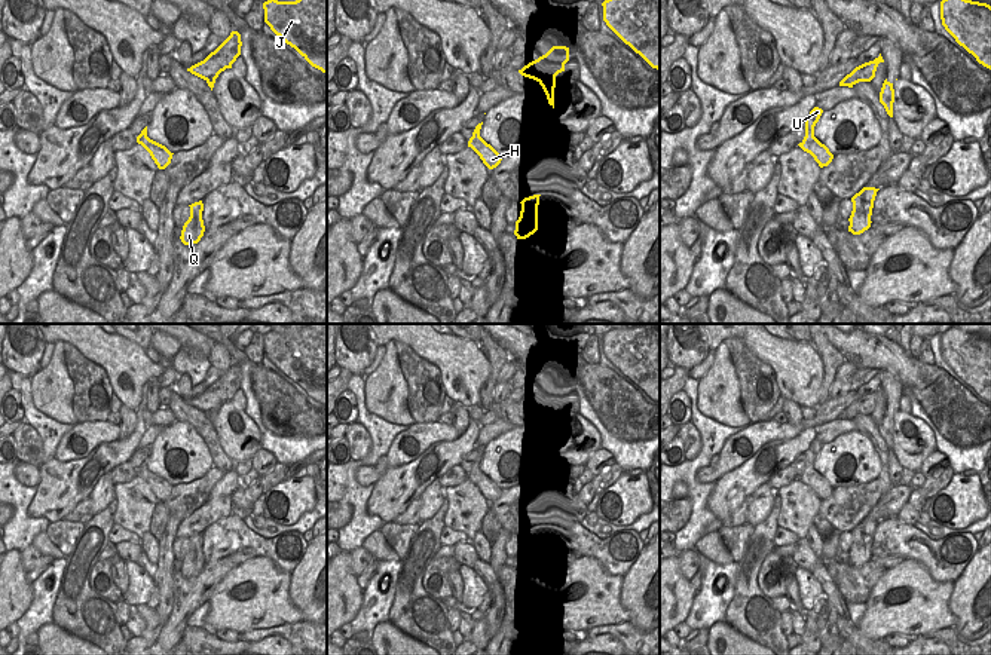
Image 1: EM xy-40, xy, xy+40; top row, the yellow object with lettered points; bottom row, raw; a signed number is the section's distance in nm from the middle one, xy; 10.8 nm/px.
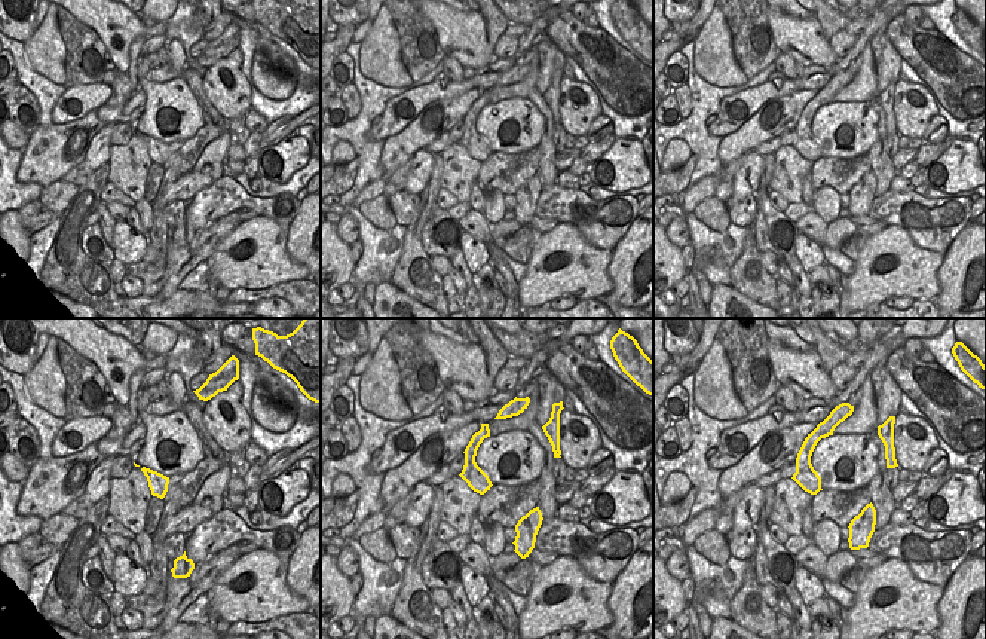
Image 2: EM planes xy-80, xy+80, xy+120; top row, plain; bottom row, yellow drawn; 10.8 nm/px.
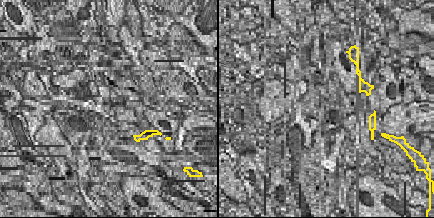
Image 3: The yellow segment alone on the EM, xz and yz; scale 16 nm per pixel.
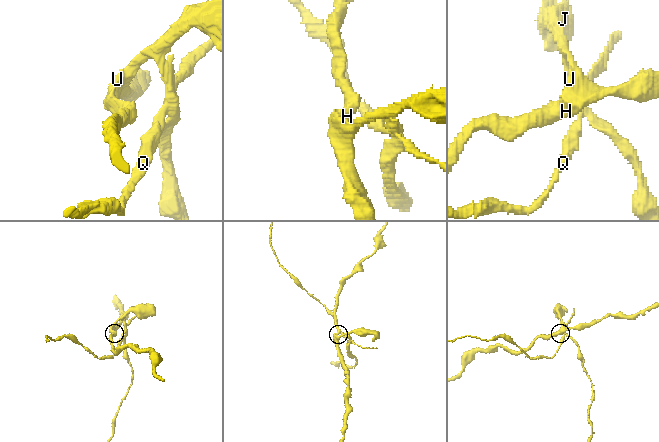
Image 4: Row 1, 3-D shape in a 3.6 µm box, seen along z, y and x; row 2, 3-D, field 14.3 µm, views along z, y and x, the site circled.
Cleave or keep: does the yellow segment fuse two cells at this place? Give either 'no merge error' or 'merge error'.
merge error

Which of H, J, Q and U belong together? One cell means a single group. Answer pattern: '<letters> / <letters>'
H J U / Q

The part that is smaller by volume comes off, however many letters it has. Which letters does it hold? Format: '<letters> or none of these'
Q

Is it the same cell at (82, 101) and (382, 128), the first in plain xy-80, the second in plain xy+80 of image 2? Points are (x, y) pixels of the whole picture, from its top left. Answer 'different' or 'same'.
same

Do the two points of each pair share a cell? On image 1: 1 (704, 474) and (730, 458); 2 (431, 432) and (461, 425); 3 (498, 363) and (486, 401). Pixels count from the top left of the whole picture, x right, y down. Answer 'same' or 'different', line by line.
1: same
2: different
3: same

